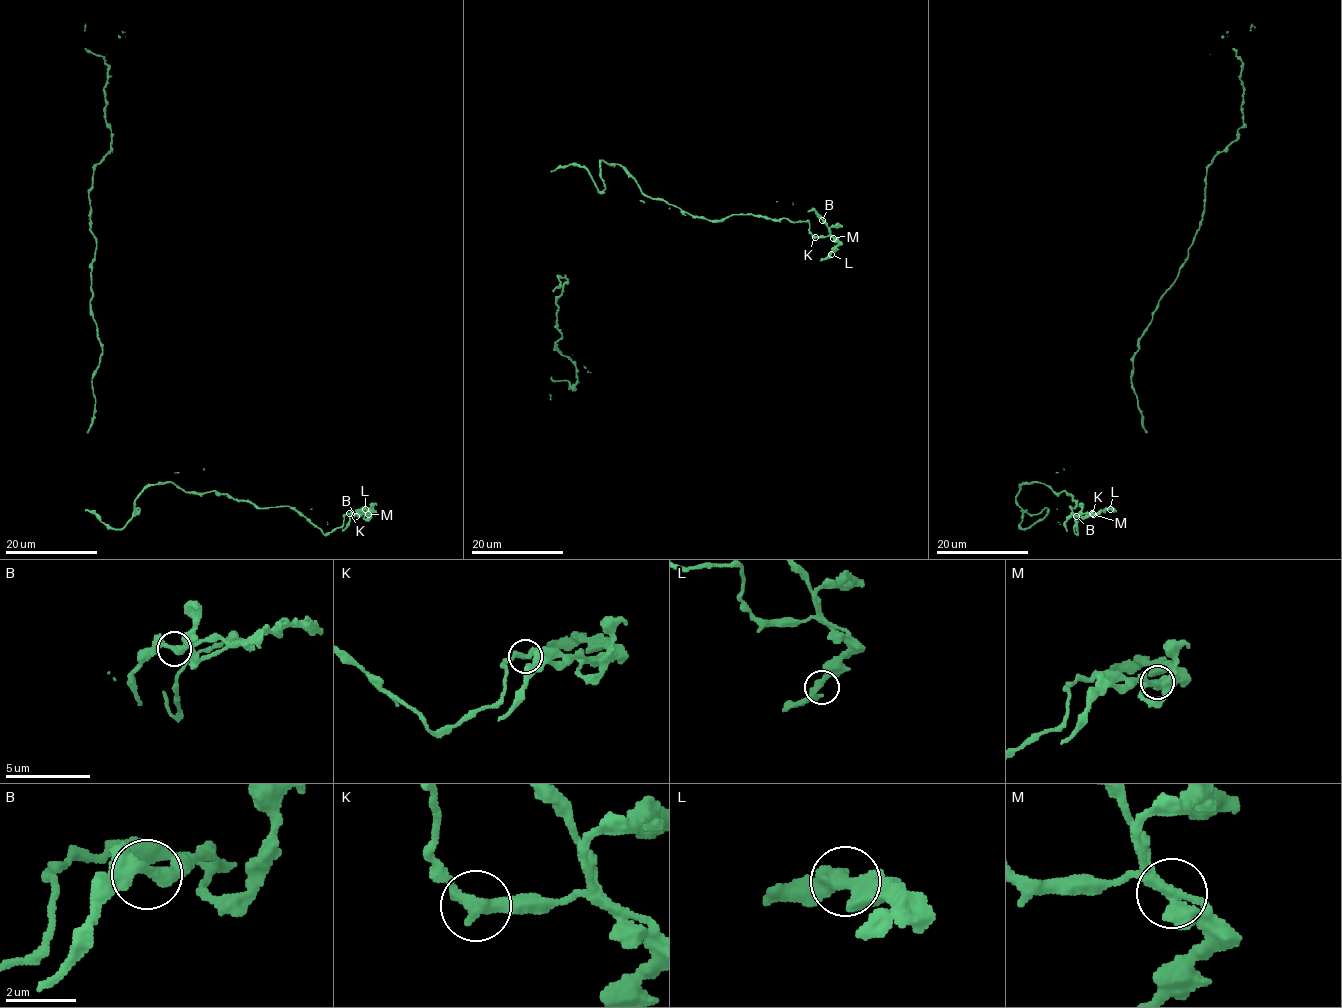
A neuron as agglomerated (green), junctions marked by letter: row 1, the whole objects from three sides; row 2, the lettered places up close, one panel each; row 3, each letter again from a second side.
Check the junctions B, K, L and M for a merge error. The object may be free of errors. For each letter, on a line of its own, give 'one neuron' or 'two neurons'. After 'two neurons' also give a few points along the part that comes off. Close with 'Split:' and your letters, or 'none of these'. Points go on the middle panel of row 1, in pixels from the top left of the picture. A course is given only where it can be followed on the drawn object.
B: one neuron
K: one neuron
L: one neuron
M: two neurons; foreign part runs (833, 238), (813, 209), (808, 211), (793, 203), (669, 208), (590, 372)
Split: M

